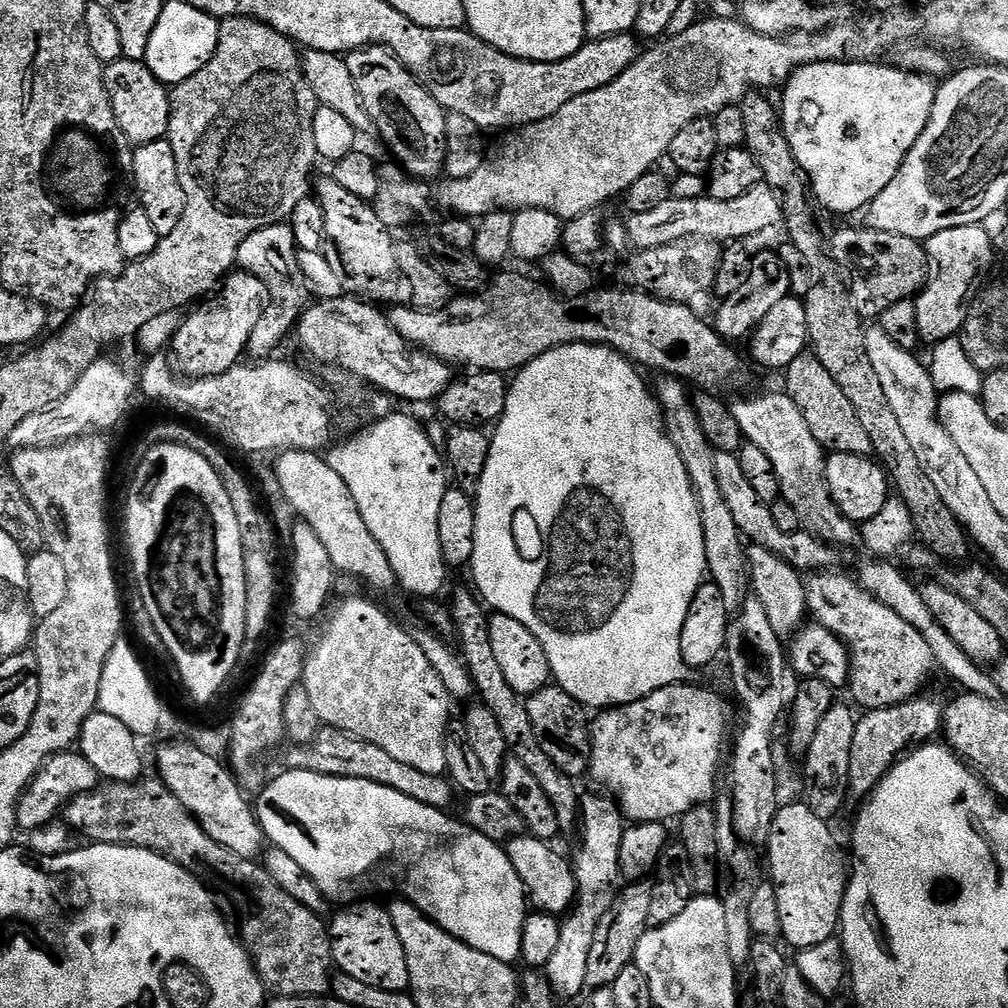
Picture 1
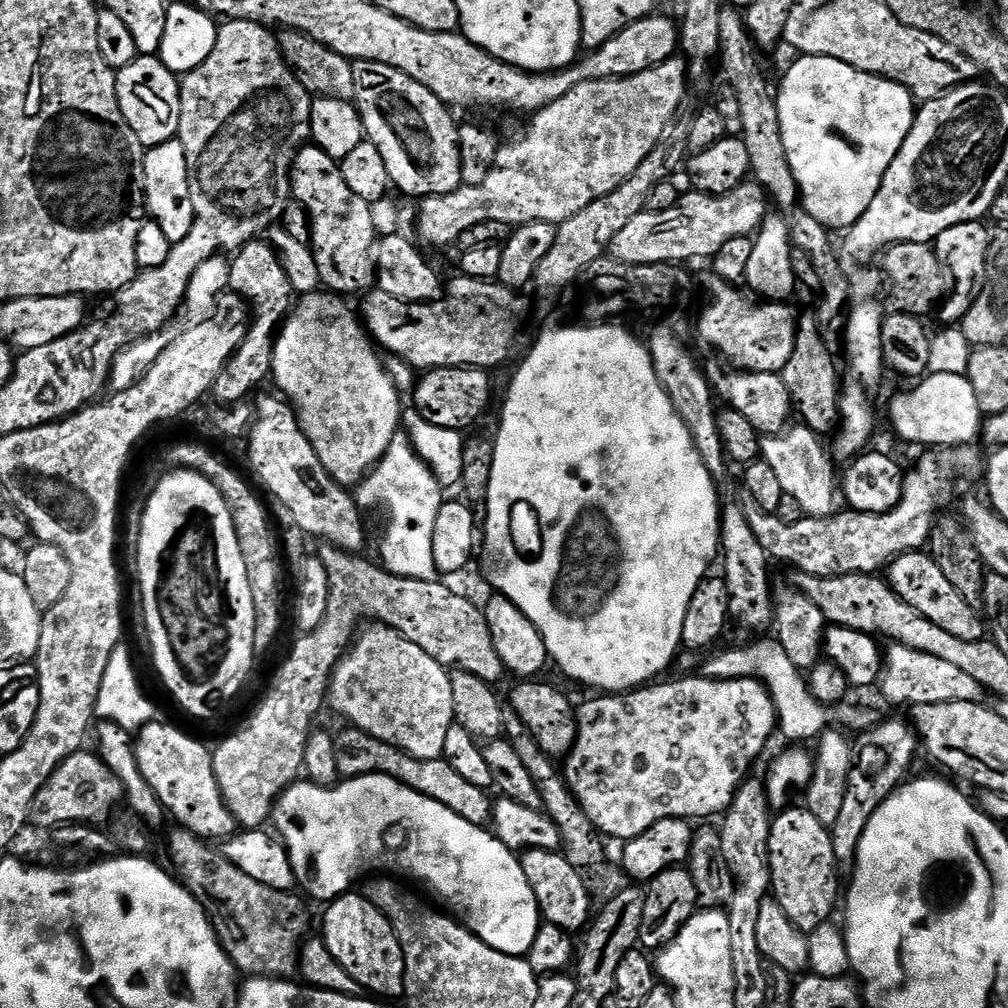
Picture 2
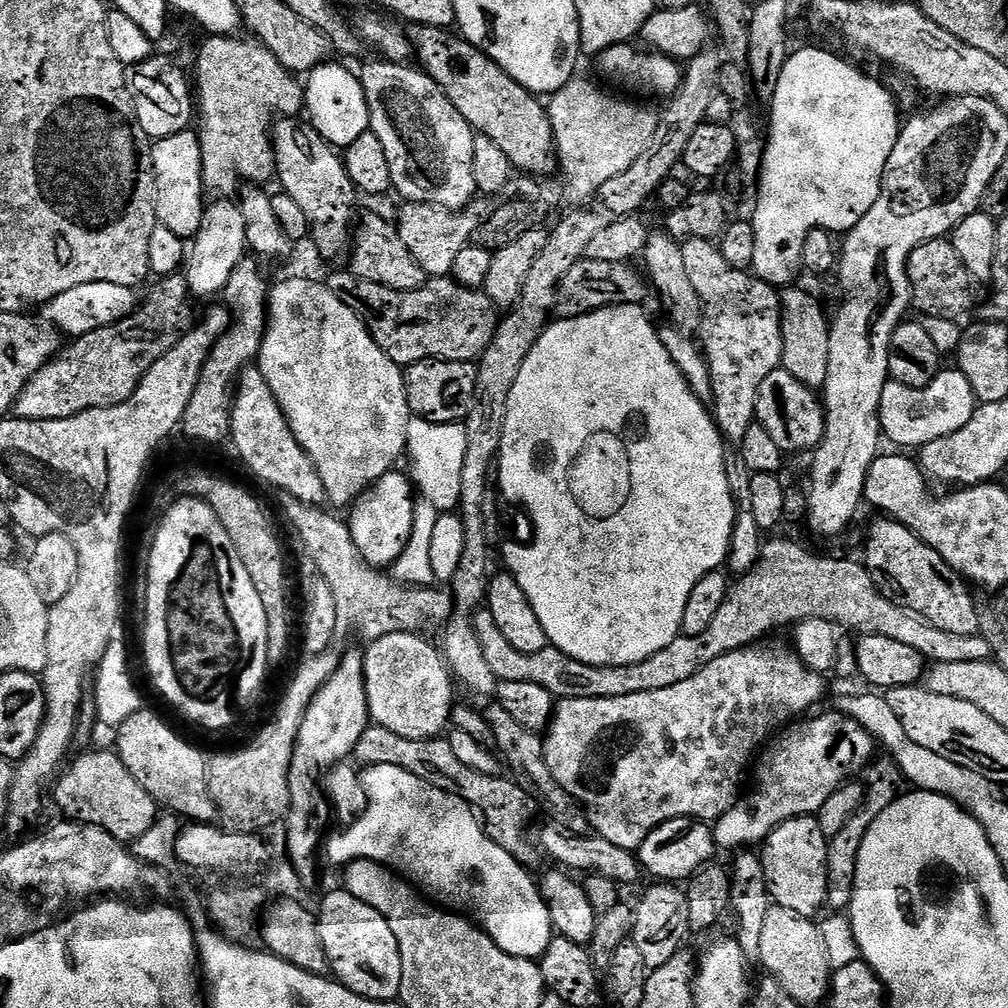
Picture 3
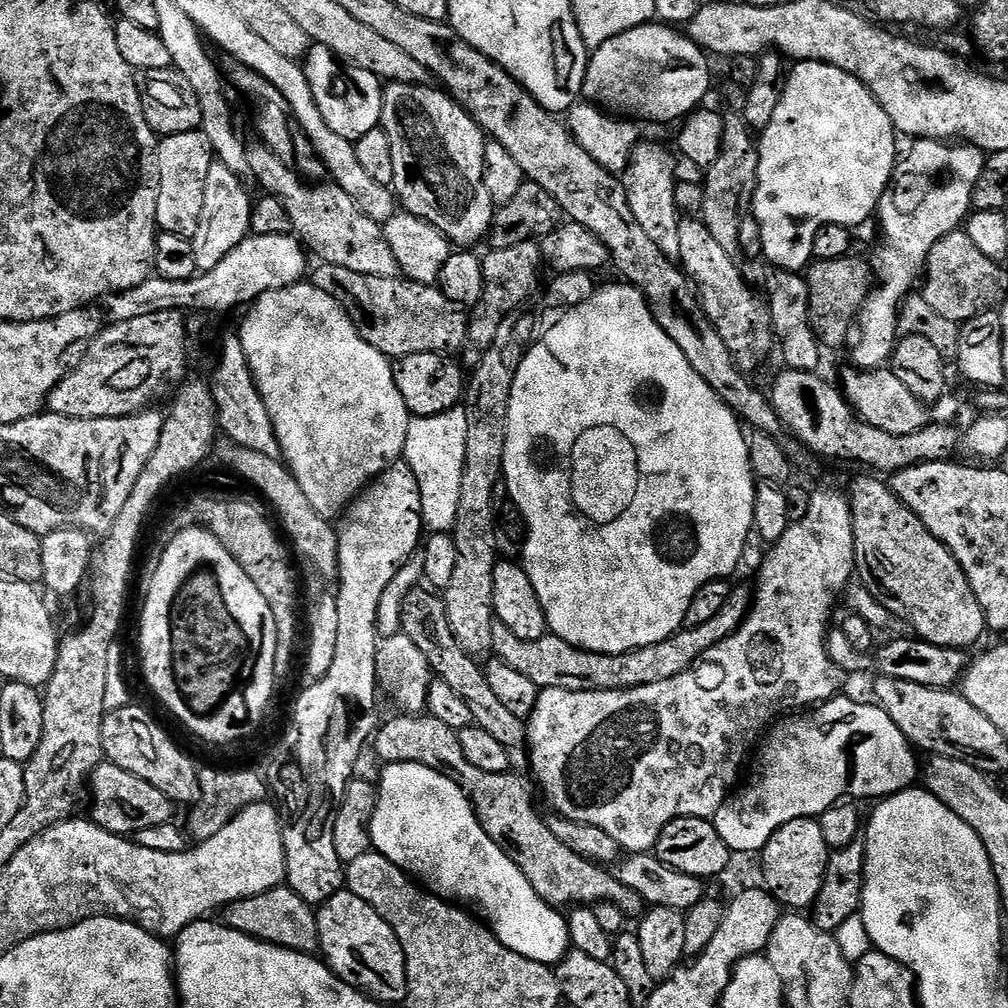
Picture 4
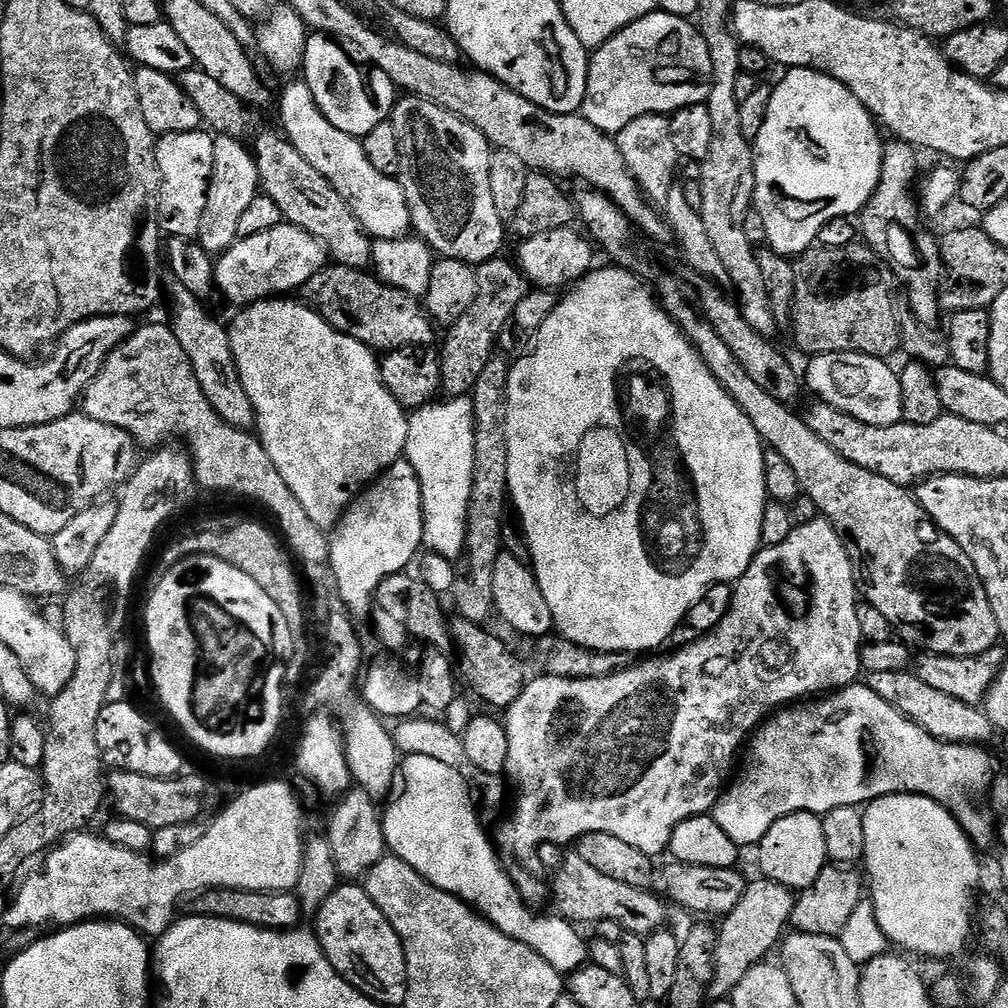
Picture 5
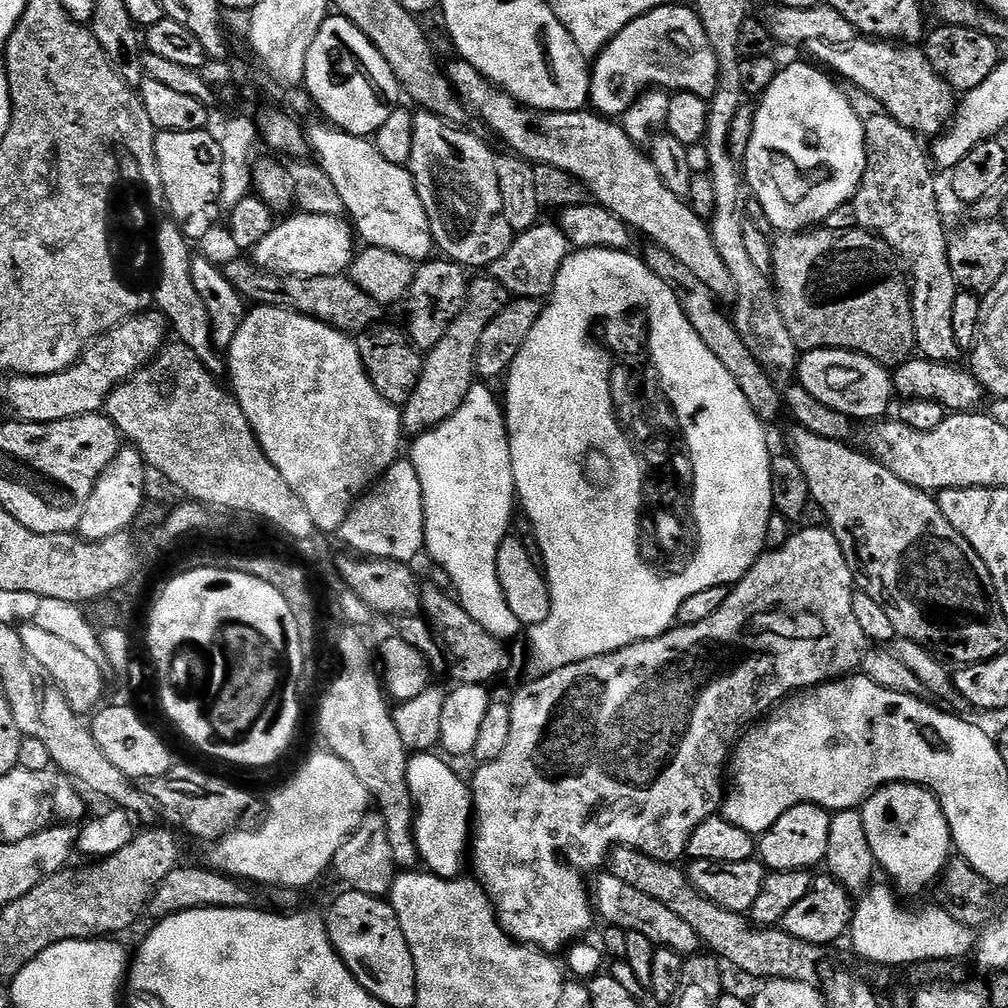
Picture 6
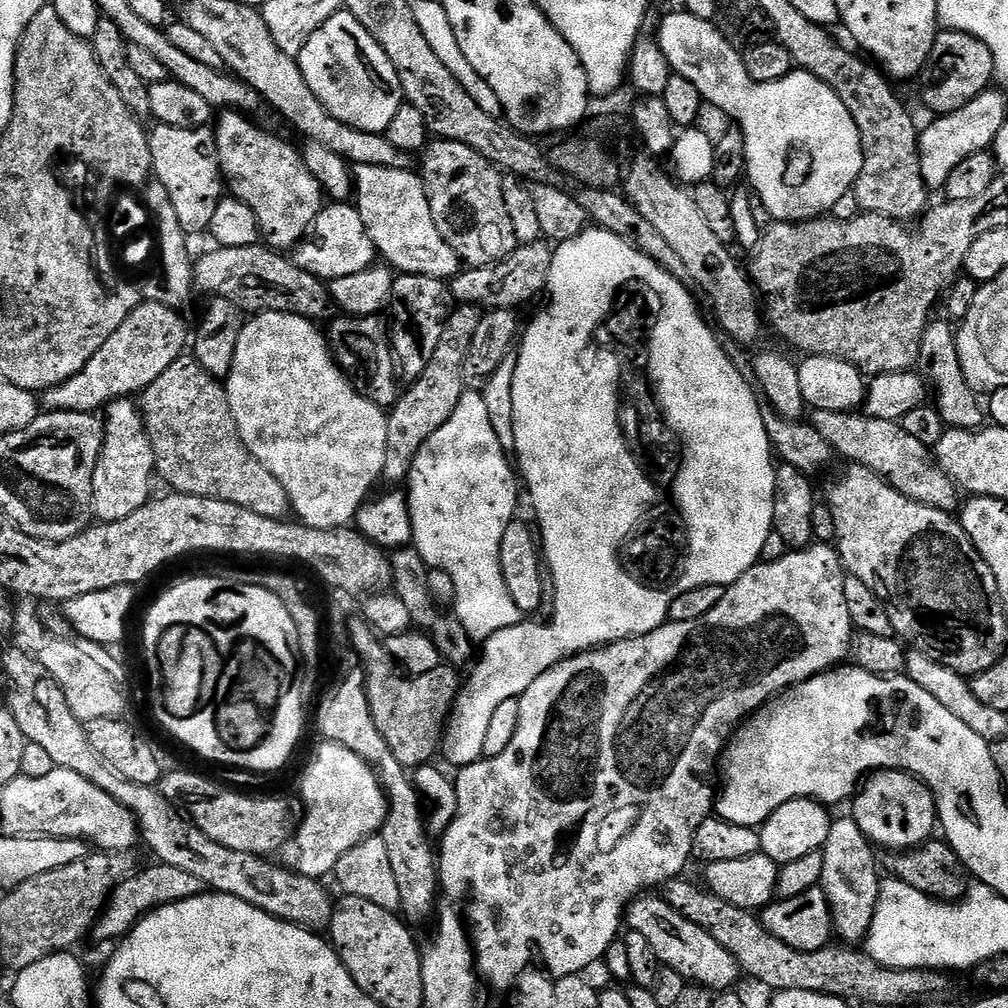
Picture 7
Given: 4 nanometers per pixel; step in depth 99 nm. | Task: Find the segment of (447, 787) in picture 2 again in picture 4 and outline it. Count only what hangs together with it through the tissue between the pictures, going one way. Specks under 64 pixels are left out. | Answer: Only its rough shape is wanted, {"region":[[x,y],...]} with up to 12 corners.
{"region":[[427,714],[374,733],[384,764],[421,764],[468,795],[482,830],[557,910],[641,896],[550,834],[523,775],[478,770]]}

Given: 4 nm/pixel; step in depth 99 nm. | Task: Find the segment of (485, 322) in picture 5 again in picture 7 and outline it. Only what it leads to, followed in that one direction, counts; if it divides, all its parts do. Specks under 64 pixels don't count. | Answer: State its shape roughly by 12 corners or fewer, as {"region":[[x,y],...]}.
{"region":[[477,305],[453,307],[426,370],[387,413],[389,485],[405,483],[466,391]]}

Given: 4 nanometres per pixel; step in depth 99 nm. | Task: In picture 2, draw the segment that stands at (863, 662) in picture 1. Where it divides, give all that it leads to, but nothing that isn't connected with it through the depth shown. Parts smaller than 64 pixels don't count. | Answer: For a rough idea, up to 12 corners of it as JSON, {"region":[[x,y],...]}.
{"region":[[895,642],[878,689],[892,704],[981,703],[975,678]]}

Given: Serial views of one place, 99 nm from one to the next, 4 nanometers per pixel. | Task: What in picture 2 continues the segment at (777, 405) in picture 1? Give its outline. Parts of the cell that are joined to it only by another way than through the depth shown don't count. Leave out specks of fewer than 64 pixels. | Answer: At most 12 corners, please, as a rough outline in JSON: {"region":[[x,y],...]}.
{"region":[[803,426],[764,436],[761,455],[805,516],[834,516],[838,476]]}

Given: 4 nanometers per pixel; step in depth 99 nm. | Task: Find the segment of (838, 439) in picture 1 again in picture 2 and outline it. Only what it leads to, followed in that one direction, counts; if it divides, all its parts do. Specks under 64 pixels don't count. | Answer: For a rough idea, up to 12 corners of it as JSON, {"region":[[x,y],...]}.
{"region":[[819,319],[796,321],[783,370],[803,427],[831,437],[842,372]]}

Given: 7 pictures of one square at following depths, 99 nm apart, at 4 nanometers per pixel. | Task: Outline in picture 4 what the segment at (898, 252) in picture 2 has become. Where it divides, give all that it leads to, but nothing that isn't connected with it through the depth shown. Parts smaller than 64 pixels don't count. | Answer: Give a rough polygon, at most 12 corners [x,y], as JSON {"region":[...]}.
{"region":[[957,230],[922,273],[927,305],[958,325],[991,309],[1000,268]]}

